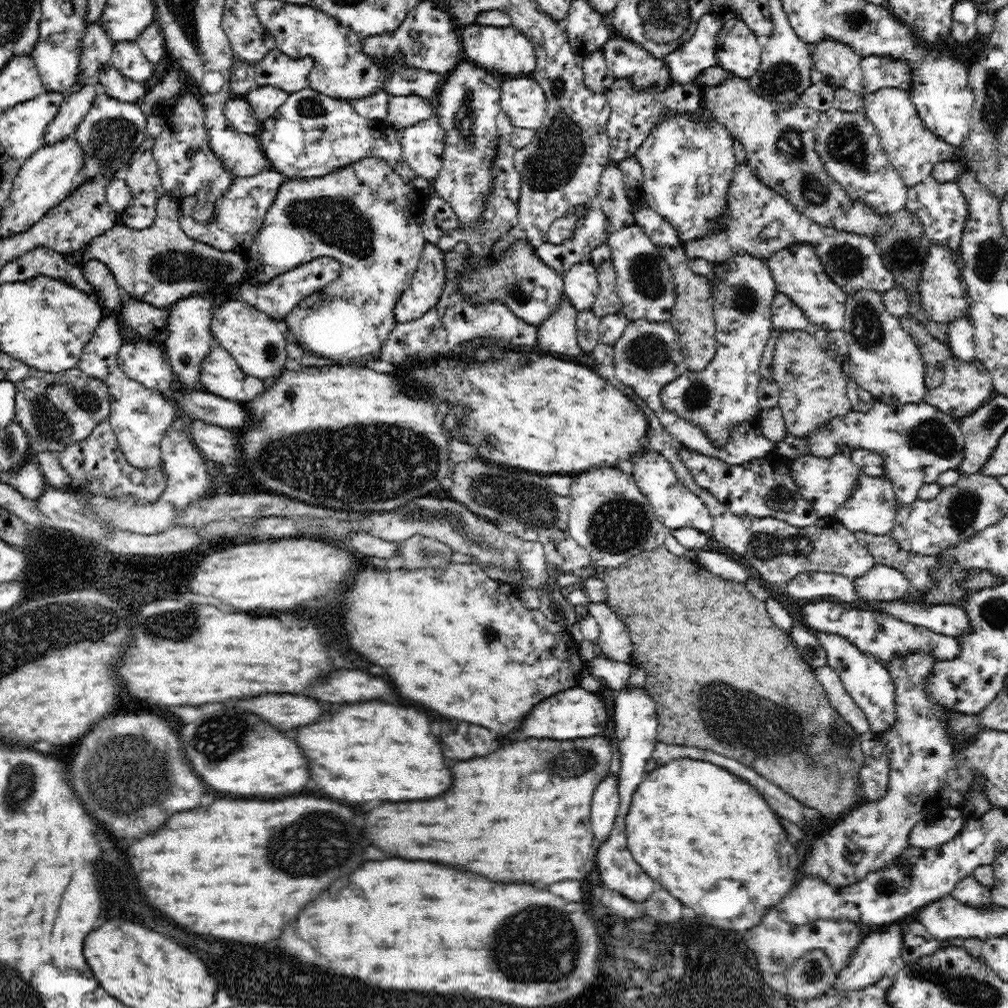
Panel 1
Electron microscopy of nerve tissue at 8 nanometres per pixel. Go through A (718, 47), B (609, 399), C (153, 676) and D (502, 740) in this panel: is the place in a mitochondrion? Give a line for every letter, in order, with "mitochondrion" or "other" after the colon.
A: other
B: other
C: other
D: other

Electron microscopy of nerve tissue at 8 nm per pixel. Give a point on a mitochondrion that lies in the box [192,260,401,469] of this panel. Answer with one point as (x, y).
(271, 352)

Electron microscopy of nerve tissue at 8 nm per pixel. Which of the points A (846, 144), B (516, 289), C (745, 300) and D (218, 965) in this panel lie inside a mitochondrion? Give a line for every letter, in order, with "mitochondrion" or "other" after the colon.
A: mitochondrion
B: mitochondrion
C: mitochondrion
D: other

